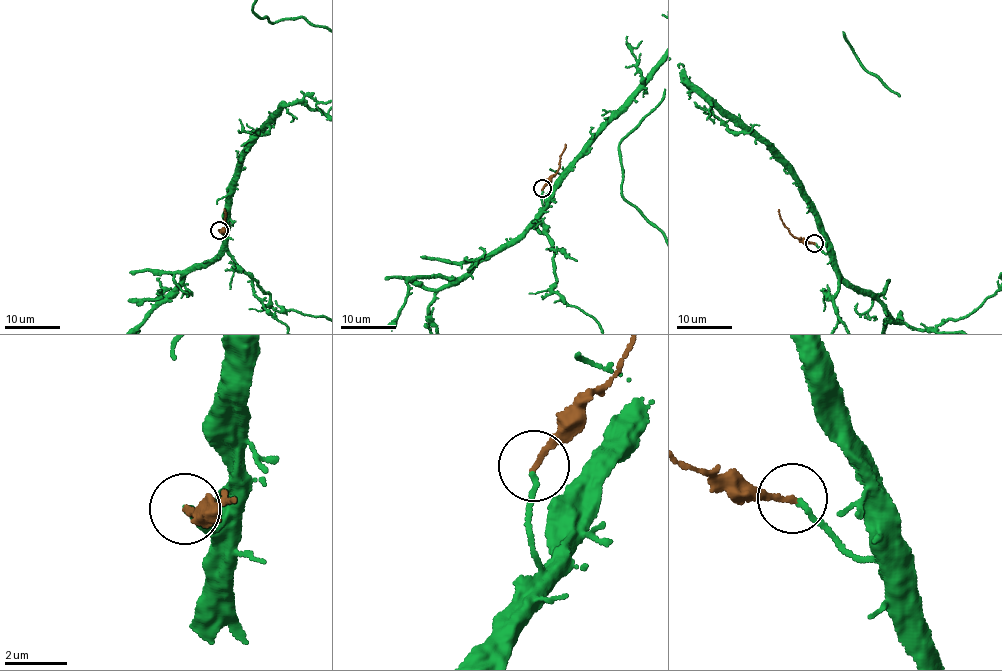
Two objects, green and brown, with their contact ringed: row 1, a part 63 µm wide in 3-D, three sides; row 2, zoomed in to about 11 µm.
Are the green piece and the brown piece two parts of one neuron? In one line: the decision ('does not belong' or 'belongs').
belongs

